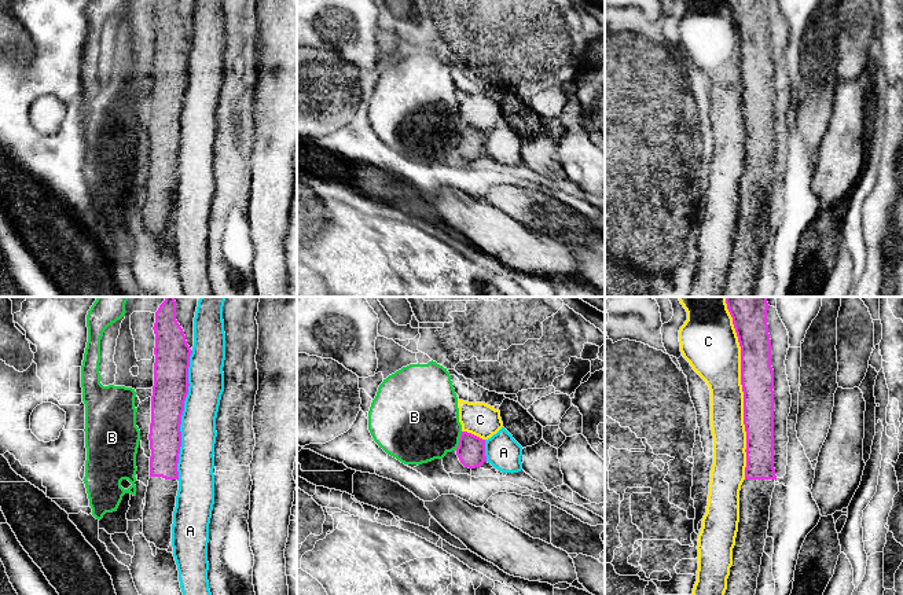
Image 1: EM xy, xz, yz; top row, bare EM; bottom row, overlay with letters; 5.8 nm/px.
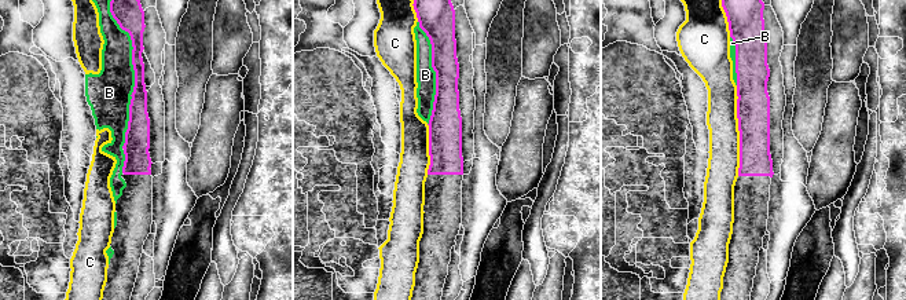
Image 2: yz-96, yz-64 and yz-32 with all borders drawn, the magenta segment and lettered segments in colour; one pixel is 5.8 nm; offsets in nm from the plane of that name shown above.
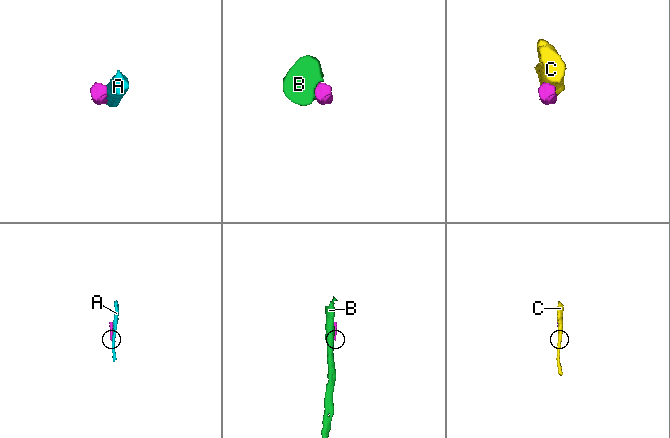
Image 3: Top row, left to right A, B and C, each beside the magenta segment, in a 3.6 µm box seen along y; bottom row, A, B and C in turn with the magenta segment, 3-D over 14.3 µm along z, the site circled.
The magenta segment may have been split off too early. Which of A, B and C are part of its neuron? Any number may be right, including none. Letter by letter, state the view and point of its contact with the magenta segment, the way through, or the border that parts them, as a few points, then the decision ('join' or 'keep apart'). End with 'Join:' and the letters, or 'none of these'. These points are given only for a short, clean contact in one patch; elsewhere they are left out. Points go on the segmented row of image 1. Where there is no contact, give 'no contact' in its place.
A: contact xy (182, 414); keep apart
B: contact xz (459, 441); keep apart
C: contact yz (742, 388); keep apart
Join: none of these

